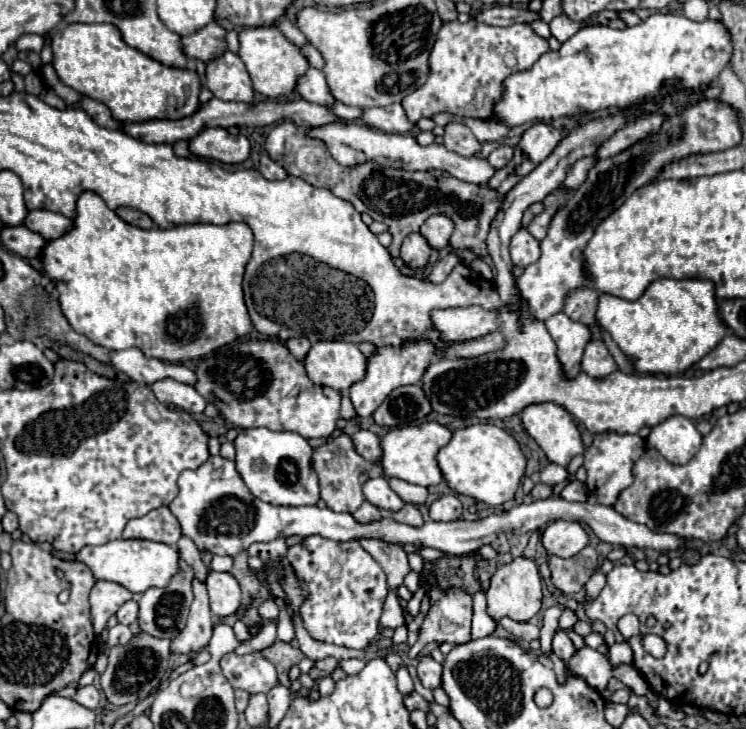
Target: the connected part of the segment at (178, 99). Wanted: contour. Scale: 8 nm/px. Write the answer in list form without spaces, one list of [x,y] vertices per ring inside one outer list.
[[[112,24],[60,26],[50,40],[58,78],[78,94],[106,104],[118,122],[146,122],[154,118],[178,120],[198,110],[200,78],[194,70],[168,68],[136,48],[130,48]]]

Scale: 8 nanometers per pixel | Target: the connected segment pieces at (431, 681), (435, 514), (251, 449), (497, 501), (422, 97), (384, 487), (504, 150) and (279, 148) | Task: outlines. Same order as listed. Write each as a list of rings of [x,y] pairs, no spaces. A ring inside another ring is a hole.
[[[424,656],[418,662],[418,678],[424,688],[438,688],[442,678],[442,664],[438,664],[432,656]]]
[[[456,494],[440,496],[430,506],[430,518],[436,522],[452,522],[462,516],[462,504],[456,498]]]
[[[268,428],[242,430],[236,440],[236,470],[248,490],[262,502],[274,506],[314,506],[320,498],[318,476],[312,468],[310,444],[294,432],[272,432]]]
[[[474,424],[456,430],[452,440],[438,450],[436,460],[450,490],[484,502],[486,506],[500,506],[512,500],[526,470],[526,458],[518,442],[494,424]]]
[[[470,18],[466,24],[448,22],[442,24],[434,50],[430,54],[430,76],[428,82],[404,98],[402,106],[412,122],[420,118],[436,116],[440,112],[450,112],[464,118],[492,118],[492,100],[500,96],[500,84],[512,72],[524,72],[548,52],[548,40],[538,36],[530,24],[512,24],[512,26],[488,26]],[[504,58],[512,58],[512,64],[506,64]]]
[[[384,476],[372,478],[364,484],[364,496],[370,504],[374,504],[380,510],[398,512],[404,506],[404,500],[390,488],[388,480]]]
[[[502,144],[502,146],[498,146],[490,156],[488,156],[488,162],[496,168],[496,170],[500,170],[500,168],[504,168],[510,160],[512,160],[512,148],[510,146],[506,146],[506,144]]]
[[[280,122],[266,138],[266,150],[274,162],[278,162],[290,176],[312,184],[330,188],[338,198],[348,200],[358,212],[370,214],[374,220],[384,222],[388,232],[392,234],[392,244],[388,246],[392,256],[398,256],[402,240],[416,232],[420,224],[434,214],[446,214],[454,222],[454,232],[450,236],[452,250],[470,250],[476,258],[486,258],[486,236],[496,212],[500,212],[504,204],[504,196],[488,186],[468,184],[464,180],[456,180],[454,176],[434,178],[428,172],[408,172],[398,168],[384,168],[376,162],[356,164],[352,168],[344,168],[332,160],[328,148],[324,148],[322,140],[310,138],[308,132],[296,128],[292,122]]]

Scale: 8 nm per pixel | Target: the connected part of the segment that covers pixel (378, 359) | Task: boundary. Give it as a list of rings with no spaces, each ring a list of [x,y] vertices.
[[[416,334],[412,338],[402,340],[400,346],[394,346],[394,344],[376,346],[374,354],[366,358],[364,380],[350,386],[350,400],[354,404],[356,414],[358,416],[370,416],[394,388],[408,386],[408,384],[420,384],[424,372],[428,370],[428,364],[432,364],[436,358],[444,358],[444,356],[446,354],[440,352],[436,348],[436,344],[428,336],[422,336],[422,334]]]

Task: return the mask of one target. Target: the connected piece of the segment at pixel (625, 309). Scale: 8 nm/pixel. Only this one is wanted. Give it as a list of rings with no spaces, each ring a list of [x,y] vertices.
[[[658,278],[634,302],[602,292],[598,296],[596,320],[630,360],[636,374],[682,374],[726,336],[710,280]]]

